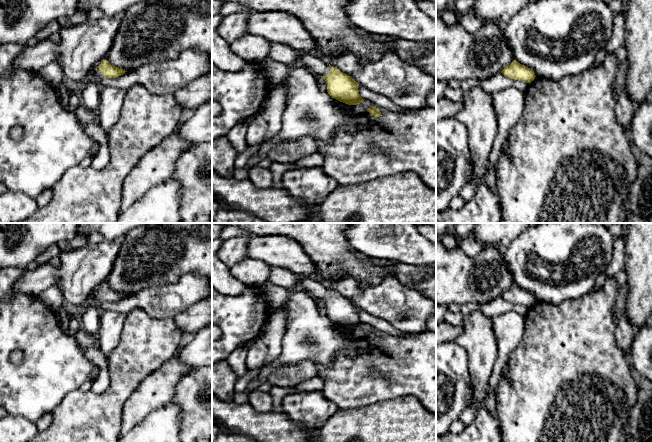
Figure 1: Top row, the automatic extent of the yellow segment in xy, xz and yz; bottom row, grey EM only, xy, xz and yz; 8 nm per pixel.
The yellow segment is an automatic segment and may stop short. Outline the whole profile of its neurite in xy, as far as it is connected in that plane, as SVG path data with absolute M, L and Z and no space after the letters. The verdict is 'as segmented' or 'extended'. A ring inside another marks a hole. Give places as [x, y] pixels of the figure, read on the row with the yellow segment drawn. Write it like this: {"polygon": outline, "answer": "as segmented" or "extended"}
{"polygon": "M106 59L103 60L103 62L95 67L90 76L88 81L91 81L93 83L99 83L103 78L117 78L121 75L123 75L125 70L112 66Z", "answer": "extended"}

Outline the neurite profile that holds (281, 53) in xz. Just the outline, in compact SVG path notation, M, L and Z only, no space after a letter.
M271 43L271 49L268 56L276 62L292 67L298 64L299 53L300 51L284 44Z

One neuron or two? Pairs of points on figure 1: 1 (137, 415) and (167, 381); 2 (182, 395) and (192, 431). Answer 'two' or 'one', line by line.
1: one
2: one

